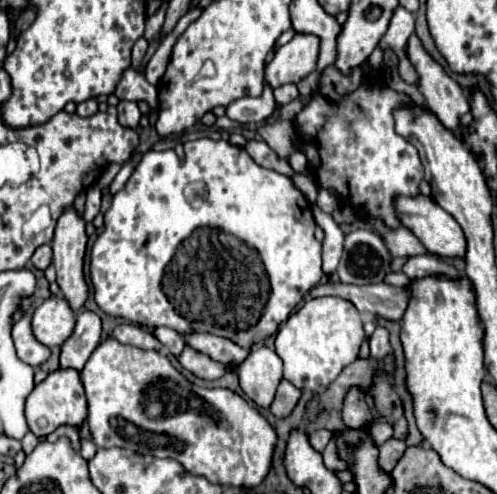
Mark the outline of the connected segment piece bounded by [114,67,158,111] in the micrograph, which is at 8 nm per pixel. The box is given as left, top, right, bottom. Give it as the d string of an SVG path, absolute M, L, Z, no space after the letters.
M128 67L122 73L114 95L118 99L126 99L126 101L142 101L144 99L144 101L148 101L150 109L154 109L154 111L158 109L158 91L156 91L156 87L150 85L146 81L146 77L140 71L136 71L134 67Z

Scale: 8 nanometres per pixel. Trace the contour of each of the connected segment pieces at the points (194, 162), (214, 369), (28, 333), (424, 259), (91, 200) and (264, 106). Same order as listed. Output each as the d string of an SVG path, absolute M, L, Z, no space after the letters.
M208 137L186 141L184 143L184 163L176 157L174 149L154 151L142 155L140 163L136 165L132 177L128 179L126 187L118 191L112 199L112 207L104 213L104 231L96 239L90 255L90 277L94 285L94 299L102 311L114 317L124 317L132 323L138 323L142 327L170 327L178 333L188 331L204 331L214 333L226 339L232 339L236 345L250 349L256 341L262 341L278 331L278 325L288 319L290 311L298 305L298 301L320 283L324 271L322 271L322 247L314 239L314 227L316 221L310 215L310 203L302 195L302 191L294 185L294 181L288 175L282 175L278 171L264 169L254 163L254 159L246 153L244 147L234 147L228 141L214 141Z
M188 345L182 351L182 355L178 357L178 361L182 363L184 369L188 369L190 373L194 373L200 379L220 379L228 371L228 369L224 369L224 365L216 365L216 361L212 361L208 355L204 355Z
M32 297L24 299L22 309L24 309L24 317L12 329L14 345L16 345L16 351L18 351L18 357L24 363L28 363L32 367L40 367L44 361L48 361L50 349L44 347L42 343L38 343L36 337L32 335L32 329L30 329L30 317L32 317L32 311L34 311L34 299Z
M414 255L408 257L402 271L416 279L416 277L426 277L426 275L434 275L434 273L444 273L448 277L460 277L460 271L456 271L452 265L446 265L444 261L440 261L438 257L432 255Z
M92 187L92 189L88 189L88 197L86 197L84 221L86 223L92 223L98 213L100 213L100 189L98 187Z
M269 85L264 86L264 93L260 97L242 97L236 99L226 107L226 117L238 121L238 123L248 123L248 121L264 121L276 111L276 101L274 101L273 90Z

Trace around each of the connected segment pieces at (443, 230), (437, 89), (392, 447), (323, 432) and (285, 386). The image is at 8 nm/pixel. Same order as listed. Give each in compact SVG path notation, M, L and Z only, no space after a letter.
M422 193L416 195L416 197L396 195L394 197L394 207L396 207L396 217L400 219L400 223L406 229L410 229L430 253L444 255L444 257L464 257L466 255L466 239L464 239L464 233L462 233L460 225L432 197L422 195Z
M412 33L410 39L408 39L408 43L406 43L406 55L408 55L412 67L418 73L418 89L426 97L428 107L436 113L436 117L442 121L442 125L446 129L450 129L454 135L462 137L462 133L466 133L466 131L460 129L458 117L464 115L464 113L468 113L468 99L464 95L464 91L460 89L460 85L444 71L444 67L440 63L434 61L432 55L428 55L428 51L424 49L424 45L420 45L420 37L416 37L416 33Z
M390 437L382 447L380 447L380 467L386 471L386 473L392 473L394 465L398 463L398 459L402 457L406 449L406 443L404 439L396 439L396 437Z
M320 429L320 431L314 431L314 433L310 435L310 445L312 445L318 453L322 453L322 451L326 449L326 445L328 445L330 439L332 439L332 433L330 433L328 429Z
M282 379L270 411L272 411L278 419L284 419L284 417L288 417L288 415L292 413L292 409L296 407L298 401L300 401L300 389L296 389L290 381Z

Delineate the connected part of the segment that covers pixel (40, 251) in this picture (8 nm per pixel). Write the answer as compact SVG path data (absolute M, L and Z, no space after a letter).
M42 245L36 249L36 253L32 255L32 265L40 271L46 271L46 267L52 263L52 247L50 245Z

